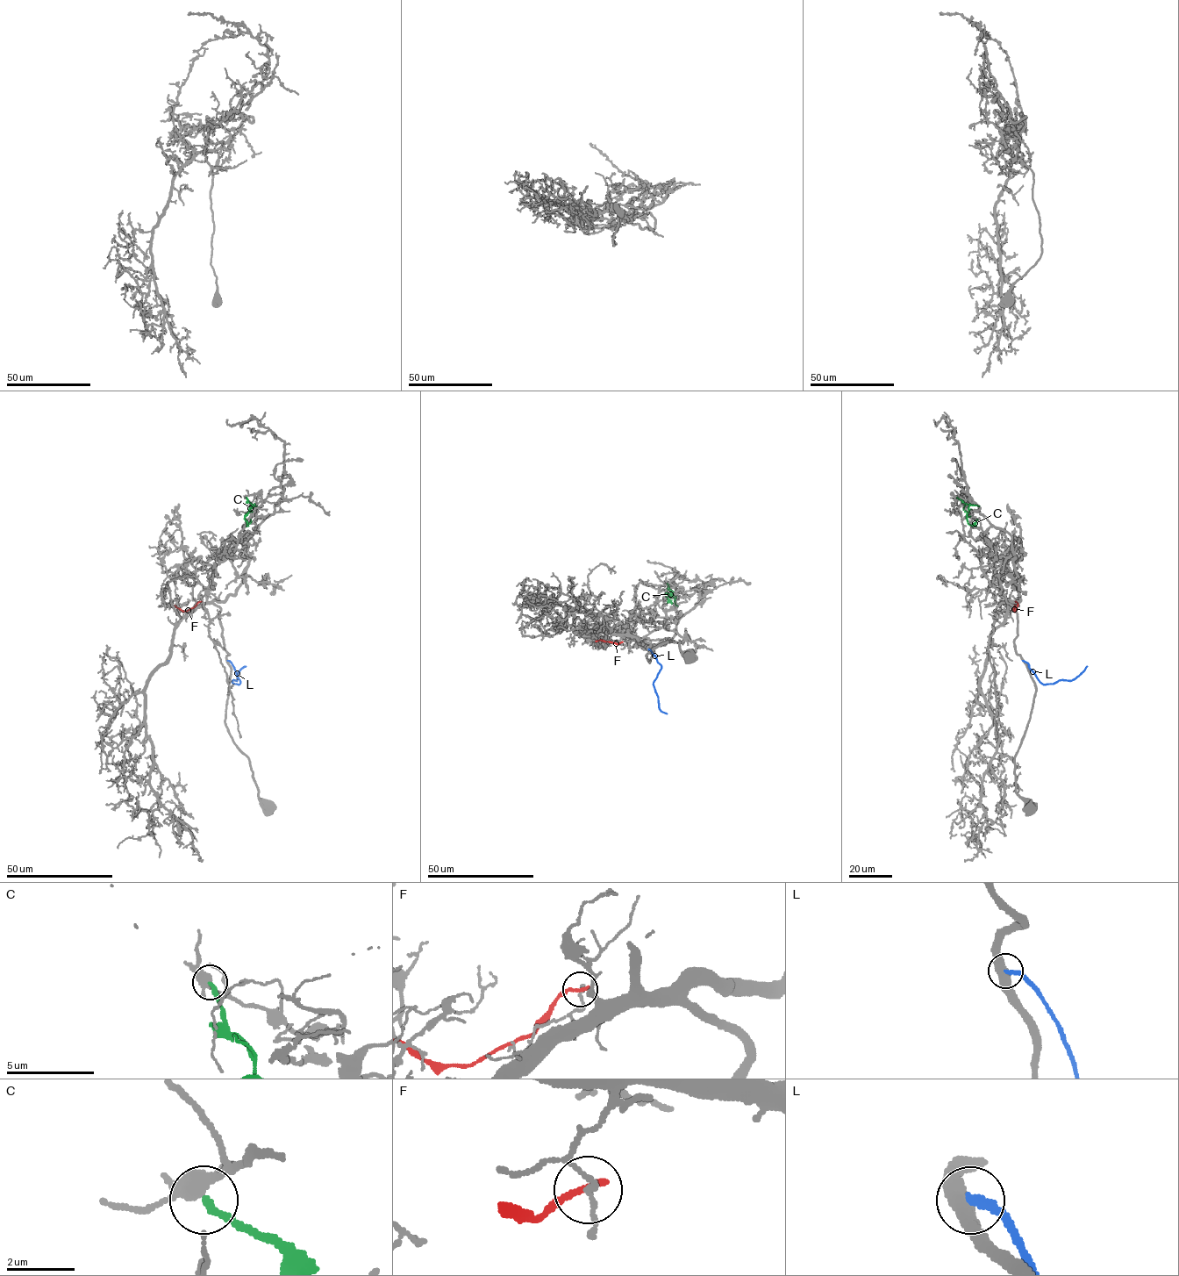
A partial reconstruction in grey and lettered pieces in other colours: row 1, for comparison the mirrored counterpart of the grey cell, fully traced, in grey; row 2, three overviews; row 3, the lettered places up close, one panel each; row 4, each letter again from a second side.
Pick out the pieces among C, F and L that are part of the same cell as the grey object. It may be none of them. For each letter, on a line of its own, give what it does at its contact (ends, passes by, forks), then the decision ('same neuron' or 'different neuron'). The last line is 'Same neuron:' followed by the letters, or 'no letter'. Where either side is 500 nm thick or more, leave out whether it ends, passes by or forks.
C: it ends | different neuron
F: it ends | different neuron
L: it ends | different neuron
Same neuron: no letter

